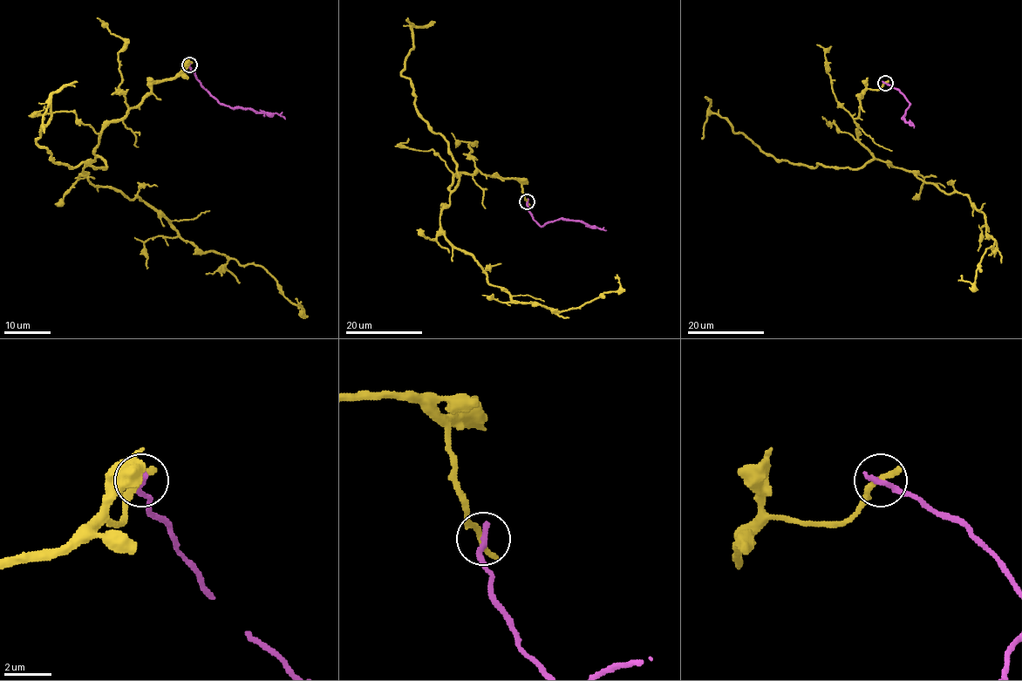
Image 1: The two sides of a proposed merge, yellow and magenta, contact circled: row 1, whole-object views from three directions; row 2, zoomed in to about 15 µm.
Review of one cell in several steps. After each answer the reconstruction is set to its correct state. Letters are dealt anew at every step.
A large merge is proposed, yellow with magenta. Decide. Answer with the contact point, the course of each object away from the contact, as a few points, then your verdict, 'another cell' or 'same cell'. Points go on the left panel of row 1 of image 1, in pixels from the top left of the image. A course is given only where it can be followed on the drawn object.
(189, 64) | yellow via (189, 64), (157, 79), (104, 128), (83, 173), (153, 206), (203, 251), (262, 267), (302, 309), (295, 299) | magenta via (189, 64), (206, 89), (220, 103), (253, 109), (258, 112), (277, 113), (284, 119) | another cell

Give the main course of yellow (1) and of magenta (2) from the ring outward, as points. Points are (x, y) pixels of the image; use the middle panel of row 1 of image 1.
1: (528, 202), (514, 178), (457, 173), (439, 228), (513, 301), (581, 307), (618, 292), (614, 276)
2: (528, 201), (529, 213), (541, 226), (561, 218), (580, 220), (606, 229)

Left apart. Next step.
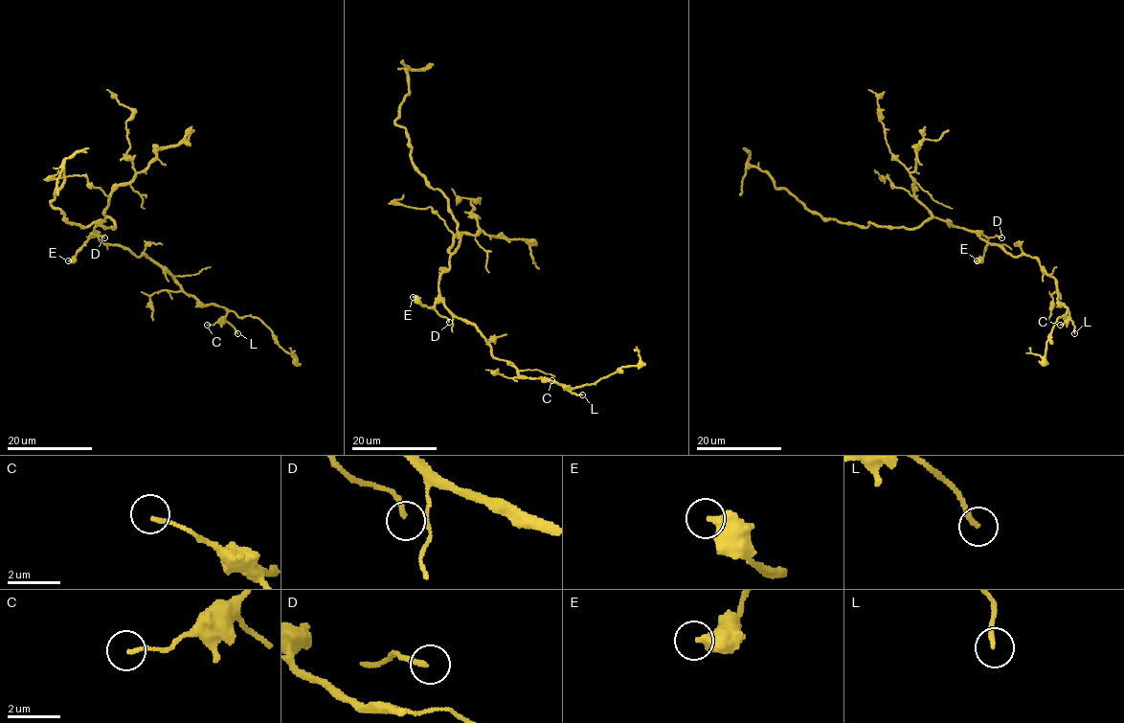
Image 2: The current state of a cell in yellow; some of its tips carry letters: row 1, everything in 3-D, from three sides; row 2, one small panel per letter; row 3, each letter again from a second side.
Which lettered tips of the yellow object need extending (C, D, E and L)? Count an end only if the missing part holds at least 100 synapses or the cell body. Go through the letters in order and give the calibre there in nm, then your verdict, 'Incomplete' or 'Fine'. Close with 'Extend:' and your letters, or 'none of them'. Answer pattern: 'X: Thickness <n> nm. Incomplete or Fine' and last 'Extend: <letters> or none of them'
C: Thickness 140 nm. Fine
D: Thickness 180 nm. Fine
E: Thickness 440 nm. Fine
L: Thickness 180 nm. Fine
Extend: none of them

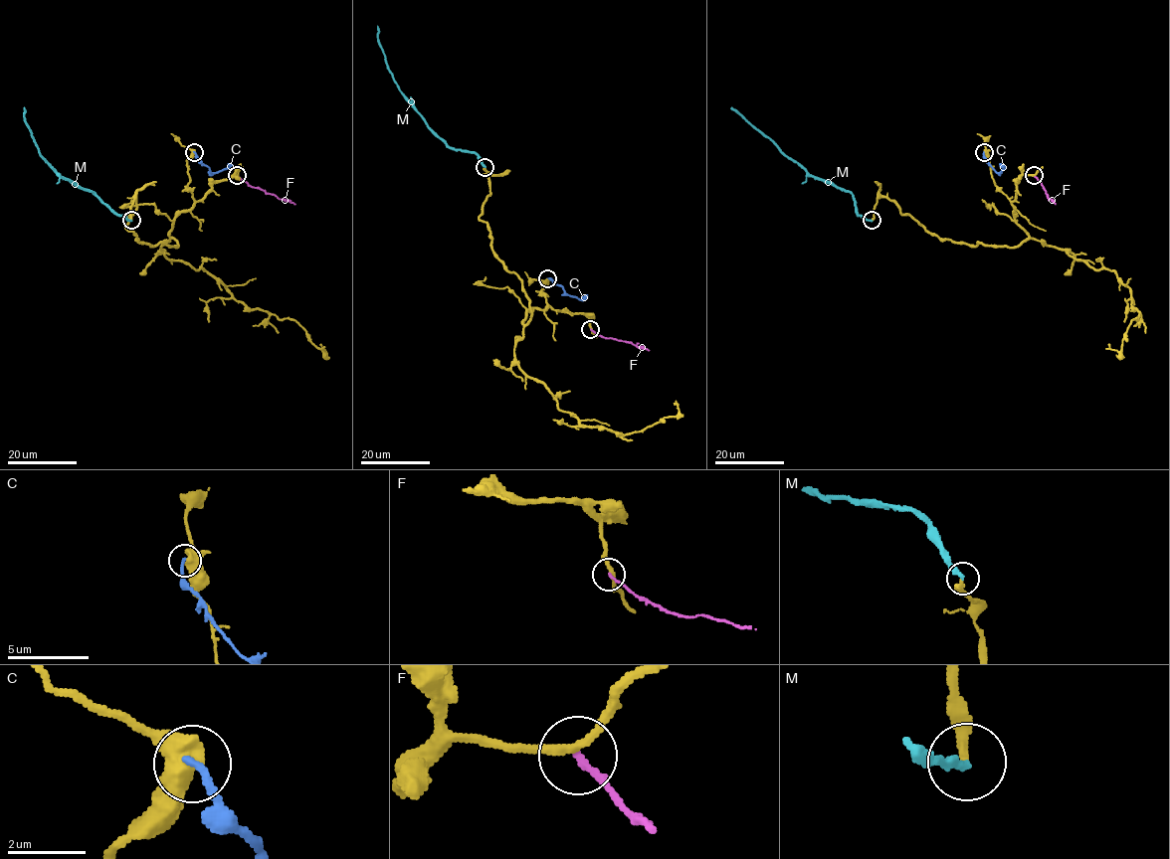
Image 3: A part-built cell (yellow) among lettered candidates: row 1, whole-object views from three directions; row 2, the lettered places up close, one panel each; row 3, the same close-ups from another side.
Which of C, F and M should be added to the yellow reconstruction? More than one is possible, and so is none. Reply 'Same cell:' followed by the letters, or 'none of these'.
Same cell: M

